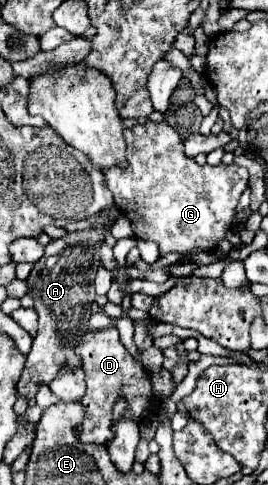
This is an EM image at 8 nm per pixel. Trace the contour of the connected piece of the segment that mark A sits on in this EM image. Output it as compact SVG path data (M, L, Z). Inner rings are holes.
M109 210L101 212L93 224L95 230L71 232L61 240L53 240L45 246L43 258L33 266L27 286L29 296L35 302L35 310L39 314L39 332L33 338L33 346L27 354L27 362L17 384L17 390L27 400L35 398L39 388L49 386L53 378L61 372L63 366L77 368L81 366L81 358L77 358L77 346L83 342L83 336L89 330L91 304L95 302L95 270L99 268L99 242L103 242L103 230L109 224Z

